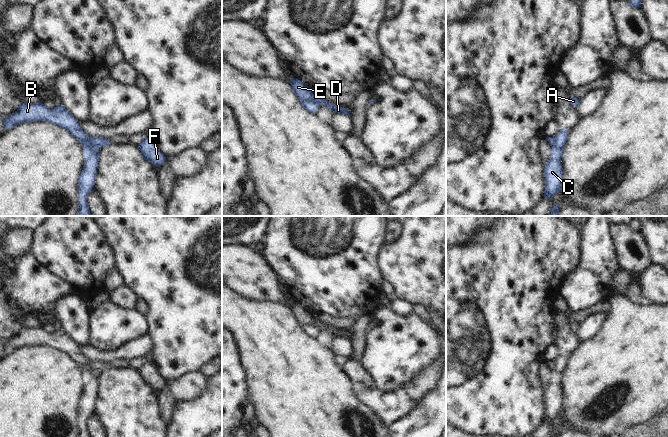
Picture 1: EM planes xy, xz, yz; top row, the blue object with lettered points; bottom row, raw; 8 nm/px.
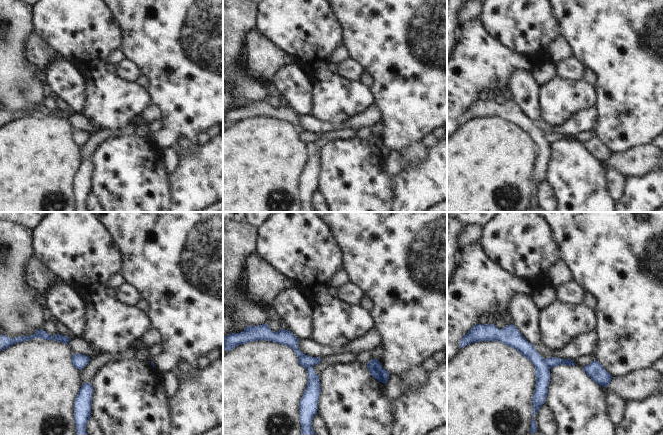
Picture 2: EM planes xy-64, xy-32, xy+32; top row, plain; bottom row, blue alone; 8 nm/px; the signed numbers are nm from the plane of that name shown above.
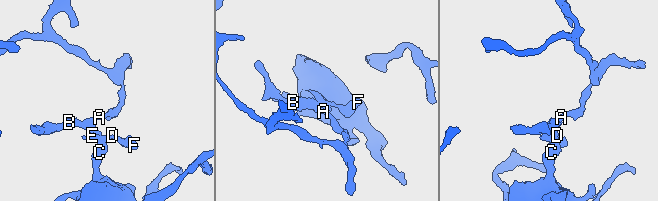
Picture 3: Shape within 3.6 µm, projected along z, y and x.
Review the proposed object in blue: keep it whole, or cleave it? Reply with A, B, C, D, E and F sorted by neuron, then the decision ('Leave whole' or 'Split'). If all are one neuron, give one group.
Groups: A B C / D E F. Split.

